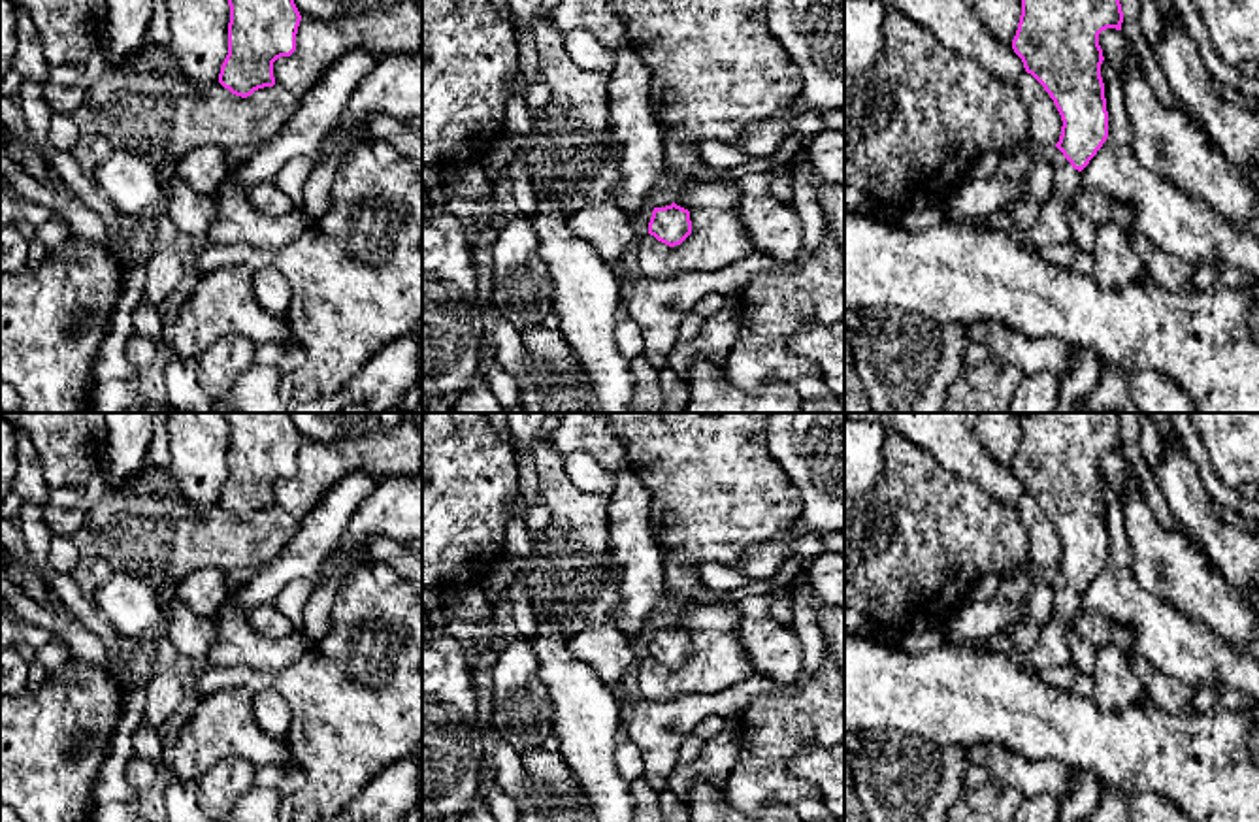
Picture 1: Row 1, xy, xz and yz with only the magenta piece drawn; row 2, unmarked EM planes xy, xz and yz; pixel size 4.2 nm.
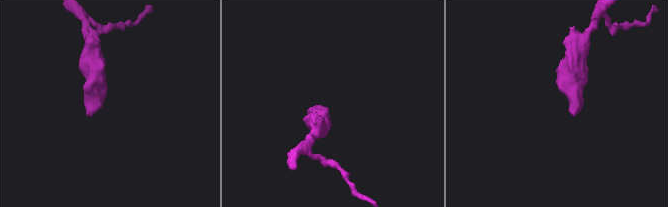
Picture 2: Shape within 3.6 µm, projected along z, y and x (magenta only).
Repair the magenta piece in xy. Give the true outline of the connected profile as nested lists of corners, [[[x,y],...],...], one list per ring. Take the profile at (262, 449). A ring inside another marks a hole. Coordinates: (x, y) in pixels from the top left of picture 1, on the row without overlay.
[[[224,413],[230,428],[228,477],[219,505],[247,520],[273,509],[273,485],[296,473],[302,437],[292,413]]]

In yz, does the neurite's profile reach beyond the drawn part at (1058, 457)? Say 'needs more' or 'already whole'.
needs more

